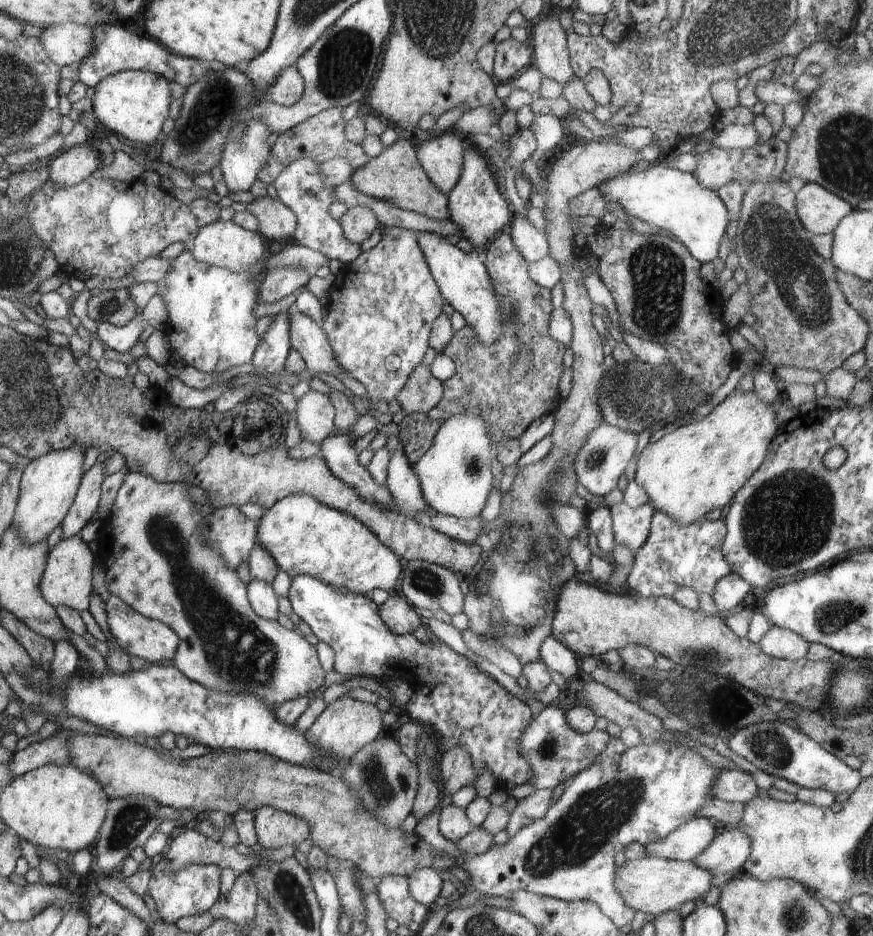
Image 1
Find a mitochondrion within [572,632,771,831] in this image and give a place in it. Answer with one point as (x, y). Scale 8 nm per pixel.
(696, 655)

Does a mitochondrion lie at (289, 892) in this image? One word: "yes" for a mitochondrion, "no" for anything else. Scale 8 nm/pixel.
yes

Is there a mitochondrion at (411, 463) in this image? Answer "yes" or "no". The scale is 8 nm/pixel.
no

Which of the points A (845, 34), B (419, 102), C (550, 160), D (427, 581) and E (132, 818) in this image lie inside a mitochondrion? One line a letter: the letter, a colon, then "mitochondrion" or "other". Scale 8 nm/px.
A: other
B: other
C: other
D: mitochondrion
E: mitochondrion

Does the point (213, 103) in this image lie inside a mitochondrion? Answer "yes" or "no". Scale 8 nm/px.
yes

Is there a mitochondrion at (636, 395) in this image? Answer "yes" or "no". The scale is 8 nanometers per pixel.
yes

